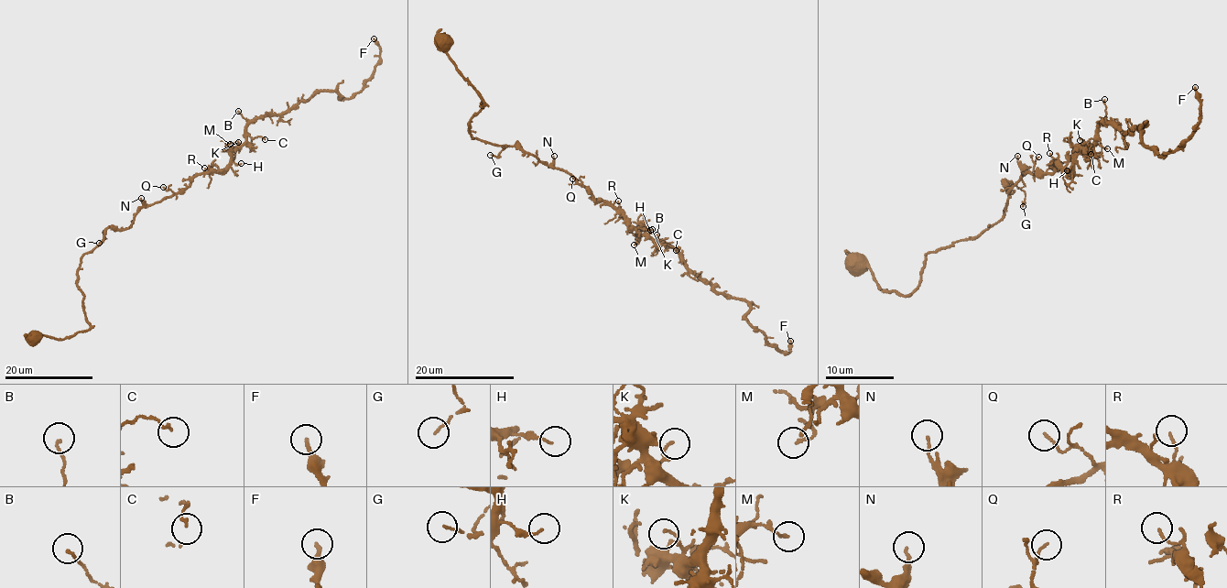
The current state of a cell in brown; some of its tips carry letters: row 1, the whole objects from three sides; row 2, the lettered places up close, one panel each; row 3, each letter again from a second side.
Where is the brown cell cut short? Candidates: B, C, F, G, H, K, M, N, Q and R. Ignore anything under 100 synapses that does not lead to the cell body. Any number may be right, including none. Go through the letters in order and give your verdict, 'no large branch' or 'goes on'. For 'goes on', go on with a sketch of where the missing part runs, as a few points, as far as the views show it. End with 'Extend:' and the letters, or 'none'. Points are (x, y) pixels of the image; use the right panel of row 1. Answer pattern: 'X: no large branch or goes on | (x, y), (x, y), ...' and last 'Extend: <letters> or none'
B: no large branch
C: no large branch
F: no large branch
G: no large branch
H: no large branch
K: no large branch
M: no large branch
N: no large branch
Q: no large branch
R: no large branch
Extend: none

